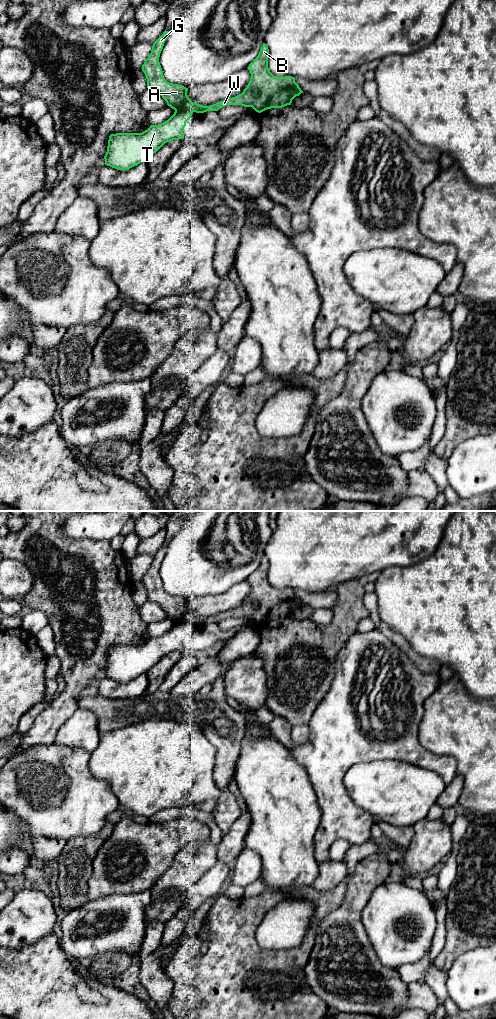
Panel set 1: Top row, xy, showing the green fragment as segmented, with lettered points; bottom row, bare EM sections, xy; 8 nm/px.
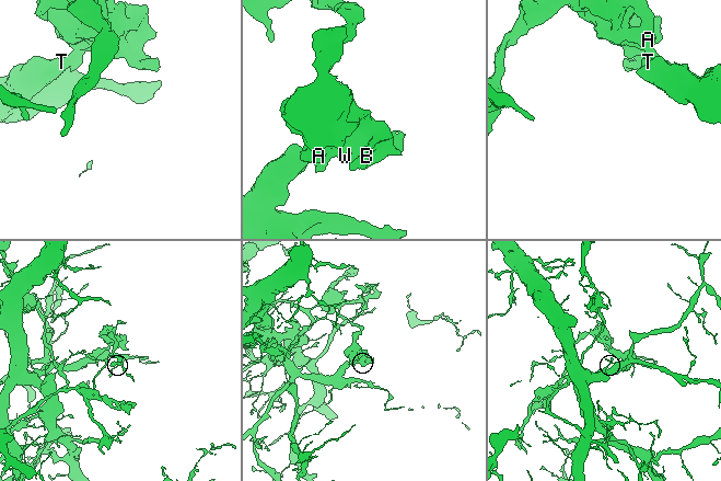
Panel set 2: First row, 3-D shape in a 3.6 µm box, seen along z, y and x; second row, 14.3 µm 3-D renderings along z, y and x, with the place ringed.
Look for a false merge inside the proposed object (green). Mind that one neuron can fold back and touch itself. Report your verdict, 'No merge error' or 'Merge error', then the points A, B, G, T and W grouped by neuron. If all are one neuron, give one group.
Merge error. Groups: A B G W / T

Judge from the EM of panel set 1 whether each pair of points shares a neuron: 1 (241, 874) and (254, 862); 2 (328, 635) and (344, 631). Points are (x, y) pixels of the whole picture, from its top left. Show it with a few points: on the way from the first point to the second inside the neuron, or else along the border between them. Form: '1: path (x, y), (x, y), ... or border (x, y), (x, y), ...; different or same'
1: path (244, 872), (251, 865); same
2: path (332, 635), (340, 631); same

